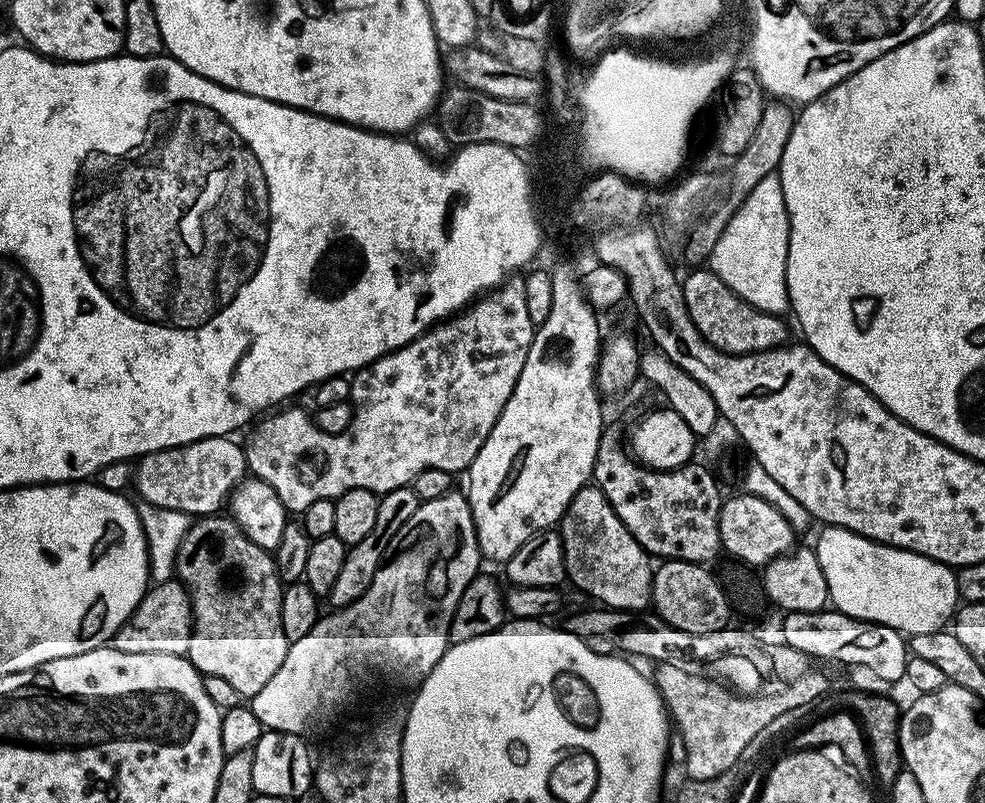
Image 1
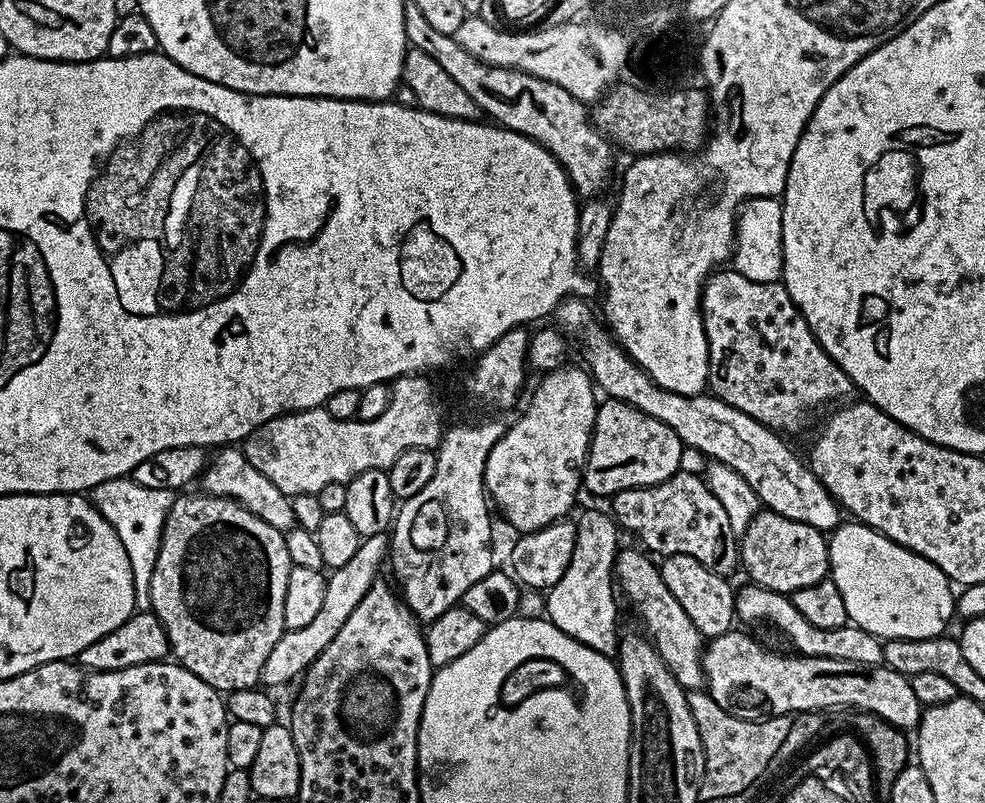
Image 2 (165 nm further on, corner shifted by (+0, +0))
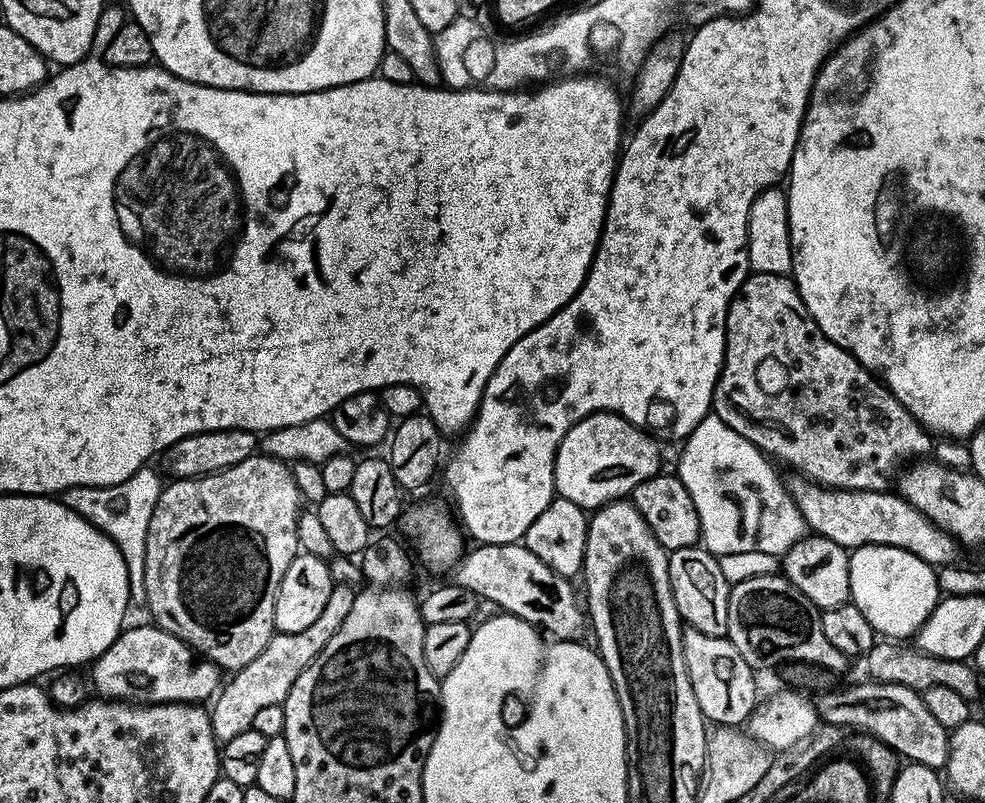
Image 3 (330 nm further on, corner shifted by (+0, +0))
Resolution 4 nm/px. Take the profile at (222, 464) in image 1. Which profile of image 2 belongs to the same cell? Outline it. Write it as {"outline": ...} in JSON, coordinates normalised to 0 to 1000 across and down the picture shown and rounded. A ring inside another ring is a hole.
{"outline":[[[227,555],[220,563],[223,564],[212,572],[201,594],[201,608],[204,614],[240,623],[247,633],[254,635],[254,640],[266,645],[266,650],[274,650],[274,655],[278,655],[283,663],[294,663],[302,656],[294,619],[286,615],[286,610],[282,610],[282,605],[278,605],[278,600],[274,600],[270,590],[258,585],[258,580],[254,580],[243,557]]]}

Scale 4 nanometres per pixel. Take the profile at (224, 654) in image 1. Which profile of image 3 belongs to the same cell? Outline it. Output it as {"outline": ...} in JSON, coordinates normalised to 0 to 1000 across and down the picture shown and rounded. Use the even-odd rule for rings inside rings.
{"outline":[[[261,565],[250,570],[250,575],[242,575],[242,580],[234,580],[224,588],[218,588],[212,593],[202,593],[196,598],[175,598],[168,601],[162,609],[162,619],[156,630],[156,640],[152,640],[152,660],[148,665],[148,705],[146,706],[146,729],[148,730],[148,745],[150,746],[149,761],[154,761],[153,771],[158,781],[169,785],[173,790],[177,790],[177,795],[185,795],[185,800],[189,800],[198,812],[202,812],[204,817],[208,817],[210,822],[219,828],[220,832],[228,838],[238,839],[243,832],[250,831],[254,824],[258,824],[258,819],[262,819],[262,814],[266,814],[266,809],[276,798],[280,776],[278,775],[278,750],[282,745],[282,730],[286,730],[286,720],[290,715],[290,710],[294,705],[294,700],[302,692],[305,676],[303,675],[303,645],[307,636],[307,624],[305,621],[305,611],[296,594],[296,584],[287,573],[280,573],[277,568]]]}

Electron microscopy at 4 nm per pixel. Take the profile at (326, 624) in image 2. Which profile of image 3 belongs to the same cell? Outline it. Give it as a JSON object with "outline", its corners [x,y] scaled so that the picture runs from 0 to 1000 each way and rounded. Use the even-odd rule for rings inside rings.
{"outline":[[[350,727],[340,729],[335,746],[331,750],[331,756],[327,758],[327,765],[323,765],[323,771],[315,775],[311,785],[280,787],[276,798],[266,809],[266,814],[258,819],[258,824],[254,824],[248,832],[243,832],[238,838],[232,846],[236,848],[232,852],[230,848],[220,861],[213,877],[215,908],[220,923],[226,924],[234,919],[242,919],[242,914],[255,907],[258,889],[262,889],[262,884],[267,884],[270,879],[287,877],[294,864],[294,854],[303,849],[303,839],[307,839],[307,834],[311,834],[311,829],[315,829],[315,824],[319,824],[319,819],[327,814],[331,800],[335,800],[335,795],[343,790],[347,775],[351,775],[351,765],[355,765],[361,740],[362,733]]]}

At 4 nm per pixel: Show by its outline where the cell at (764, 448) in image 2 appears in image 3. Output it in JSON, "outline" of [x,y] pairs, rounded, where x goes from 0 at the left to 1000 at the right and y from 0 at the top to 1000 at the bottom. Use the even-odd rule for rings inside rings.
{"outline":[[[811,590],[801,594],[798,598],[800,615],[810,630],[817,654],[827,666],[843,670],[843,675],[851,675],[851,680],[862,685],[875,680],[908,680],[947,705],[962,705],[970,699],[966,696],[973,686],[971,674],[944,645],[928,635],[928,630],[924,630],[909,611],[880,613],[837,608],[824,598],[817,598]]]}

